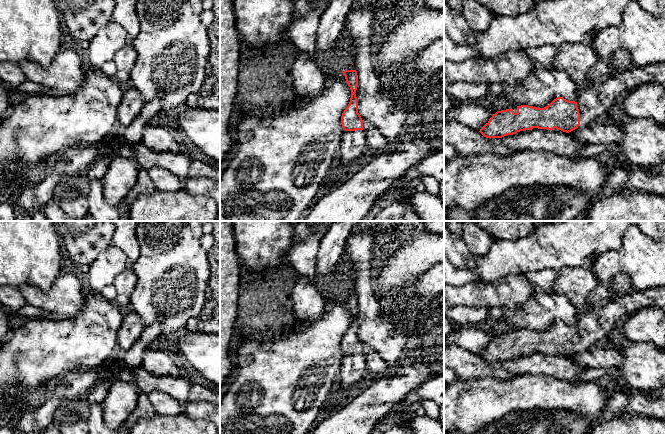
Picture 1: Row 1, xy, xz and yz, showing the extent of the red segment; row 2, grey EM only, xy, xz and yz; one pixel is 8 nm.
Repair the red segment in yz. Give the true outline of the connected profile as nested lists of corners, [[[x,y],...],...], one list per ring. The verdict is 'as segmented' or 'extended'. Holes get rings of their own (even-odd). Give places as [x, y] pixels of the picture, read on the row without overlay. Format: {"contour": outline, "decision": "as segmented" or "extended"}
{"contour": [[[655,287],[648,290],[634,291],[622,298],[606,302],[599,306],[589,307],[581,311],[577,325],[568,325],[563,321],[557,321],[548,330],[537,332],[528,329],[517,330],[517,336],[513,333],[497,335],[489,345],[480,353],[480,357],[486,362],[502,362],[524,354],[533,352],[561,354],[569,357],[578,352],[580,348],[589,349],[607,337],[610,331],[619,325],[624,319],[637,311],[645,308],[661,308],[665,310],[665,287]]], "decision": "extended"}

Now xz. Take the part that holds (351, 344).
{"contour": [[[345,294],[342,297],[351,313],[351,322],[341,340],[341,349],[345,356],[340,366],[338,387],[349,389],[363,379],[367,371],[367,363],[363,353],[363,344],[358,337],[358,323],[355,318],[358,311],[357,295]]], "decision": "extended"}

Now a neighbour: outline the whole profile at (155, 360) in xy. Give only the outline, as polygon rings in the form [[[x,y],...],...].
[[[162,345],[149,347],[143,353],[141,367],[155,376],[179,377],[179,368],[175,365]]]

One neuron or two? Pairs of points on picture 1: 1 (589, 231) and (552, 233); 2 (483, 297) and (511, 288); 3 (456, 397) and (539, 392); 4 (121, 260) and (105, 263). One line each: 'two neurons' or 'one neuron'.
1: one neuron
2: one neuron
3: one neuron
4: one neuron

